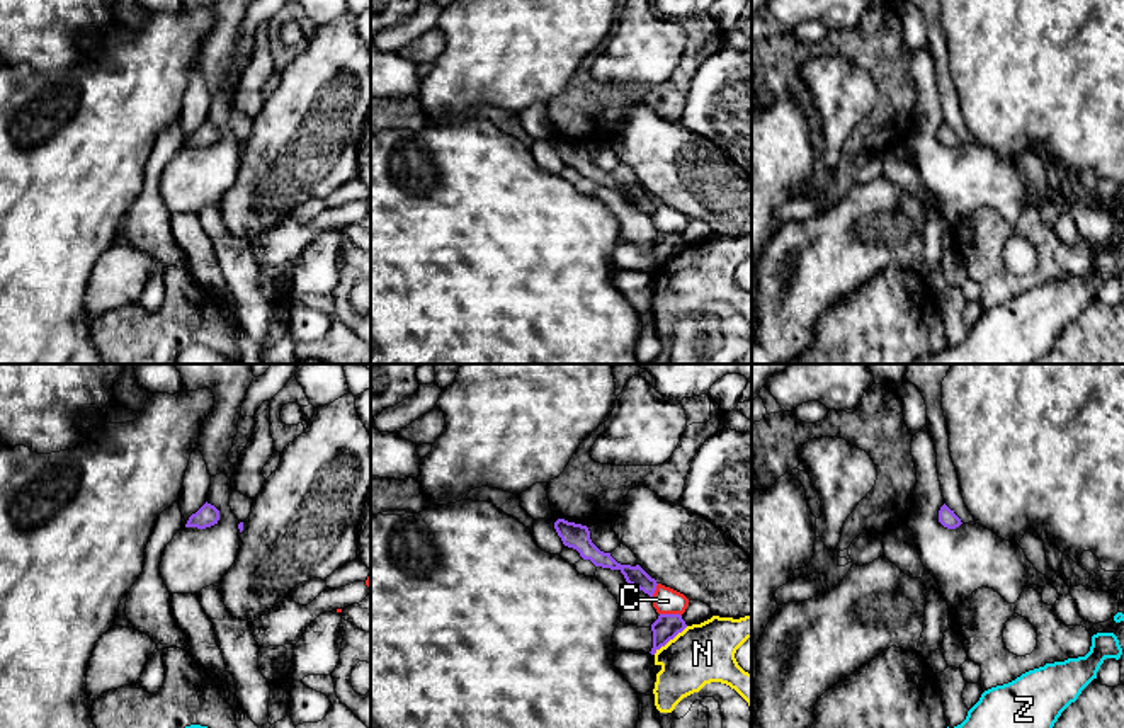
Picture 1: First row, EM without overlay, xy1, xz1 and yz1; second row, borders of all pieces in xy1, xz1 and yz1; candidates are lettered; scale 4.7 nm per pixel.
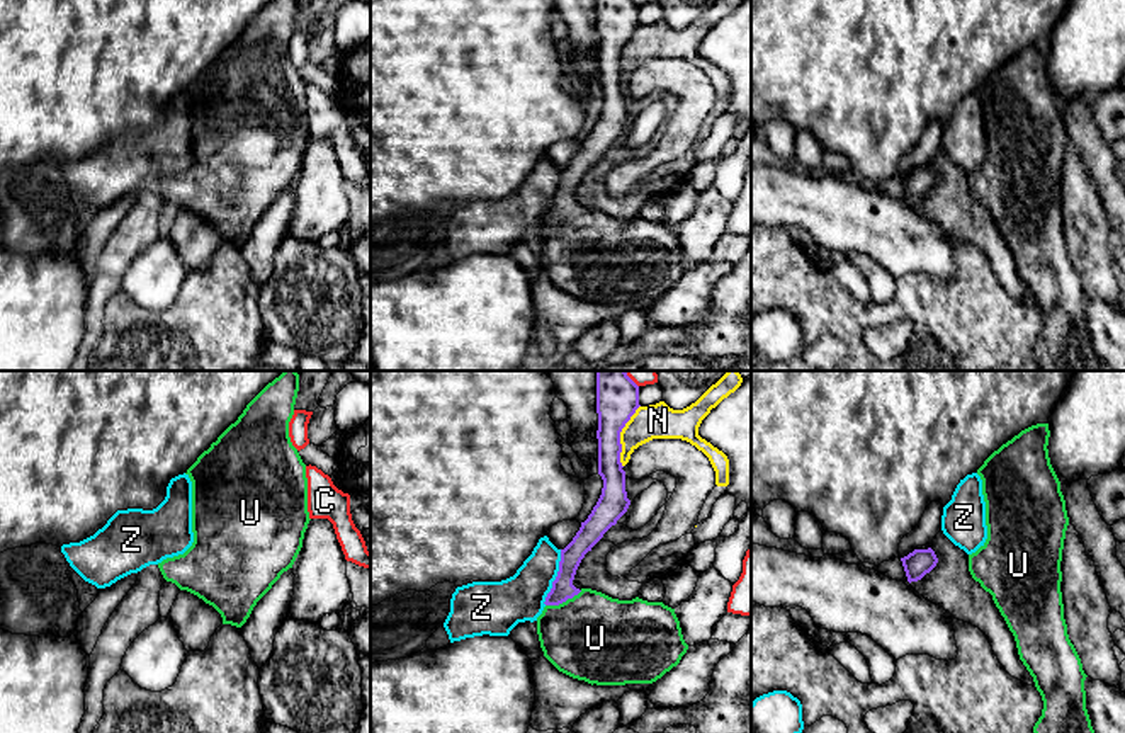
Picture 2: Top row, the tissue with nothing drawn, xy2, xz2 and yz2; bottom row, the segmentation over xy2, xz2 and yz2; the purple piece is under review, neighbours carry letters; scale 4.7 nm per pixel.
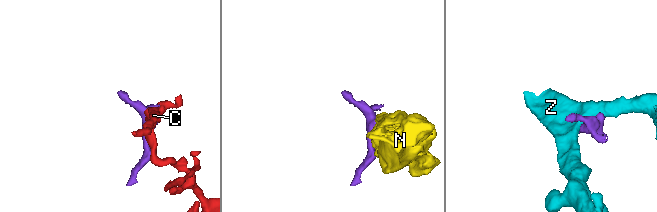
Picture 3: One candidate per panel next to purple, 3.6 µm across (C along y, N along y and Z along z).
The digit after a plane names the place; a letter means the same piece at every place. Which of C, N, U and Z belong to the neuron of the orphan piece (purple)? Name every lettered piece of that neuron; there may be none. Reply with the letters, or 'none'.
U

